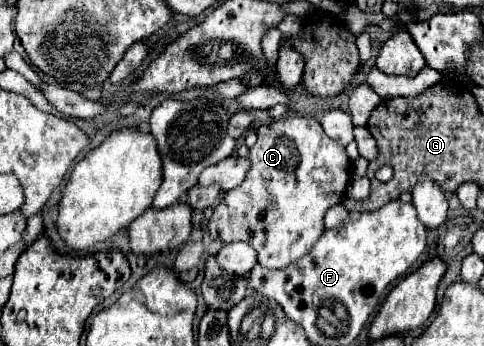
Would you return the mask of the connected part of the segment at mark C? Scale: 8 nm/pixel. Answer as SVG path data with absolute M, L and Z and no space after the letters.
M310 116L274 120L270 124L260 126L258 142L250 148L248 160L252 162L252 168L244 184L224 192L224 196L214 208L212 218L208 220L208 230L212 236L220 238L222 242L242 240L252 244L258 252L258 262L262 266L268 266L272 270L286 268L298 256L304 256L318 240L318 236L322 236L326 208L338 204L340 192L346 194L348 180L350 180L350 160L346 156L344 146L324 136L320 122Z

